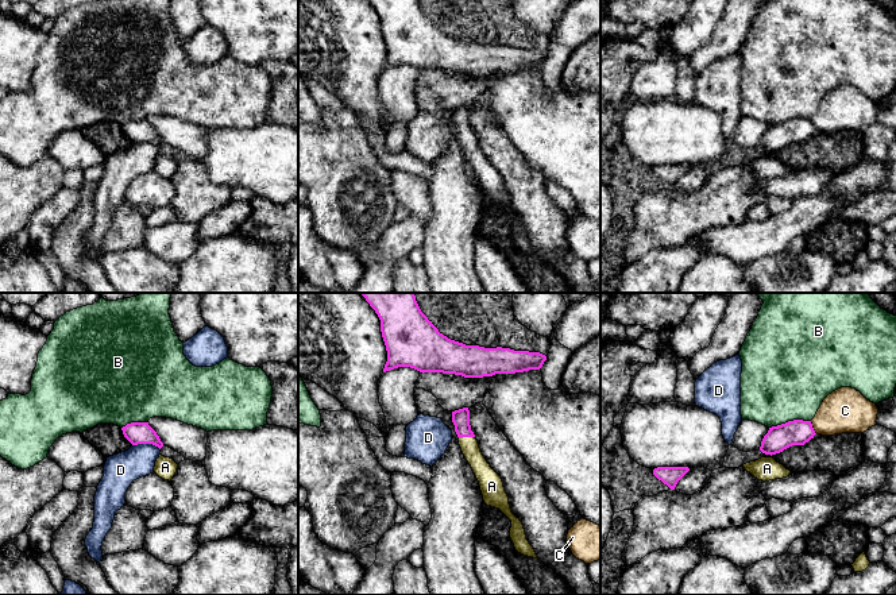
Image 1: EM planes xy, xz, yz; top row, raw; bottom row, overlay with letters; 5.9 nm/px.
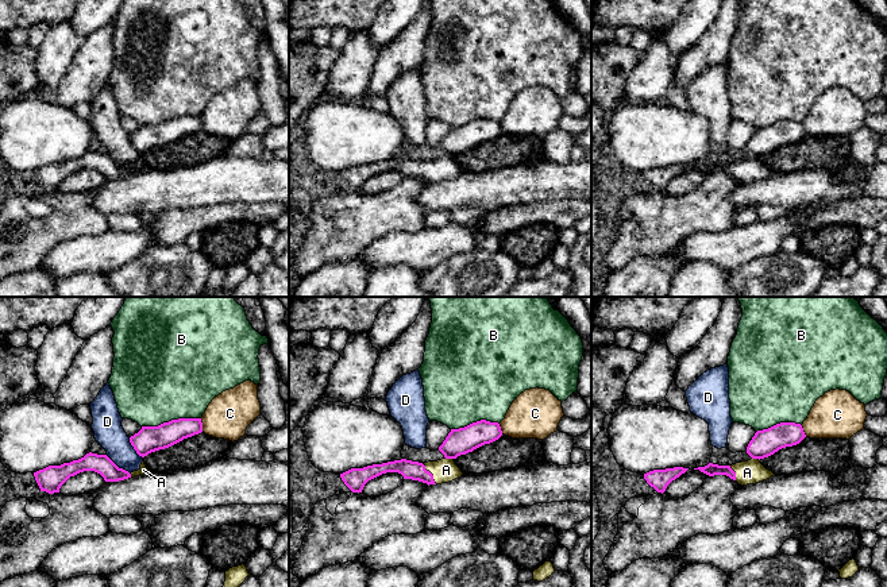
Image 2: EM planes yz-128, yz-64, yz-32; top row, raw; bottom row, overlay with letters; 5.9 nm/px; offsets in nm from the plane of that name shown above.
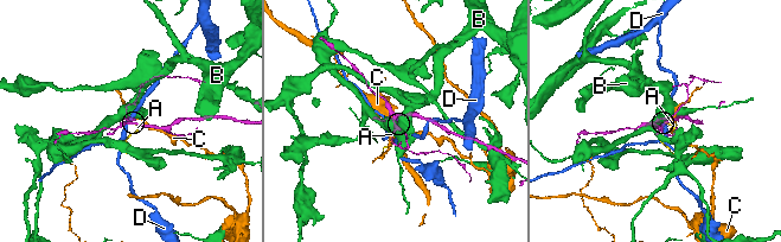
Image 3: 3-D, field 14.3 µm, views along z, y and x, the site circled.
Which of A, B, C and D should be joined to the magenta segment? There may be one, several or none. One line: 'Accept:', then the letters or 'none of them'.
Accept: A

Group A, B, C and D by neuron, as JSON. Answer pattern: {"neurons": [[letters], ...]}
{"neurons": [["A"], ["B"], ["C"], ["D"]]}

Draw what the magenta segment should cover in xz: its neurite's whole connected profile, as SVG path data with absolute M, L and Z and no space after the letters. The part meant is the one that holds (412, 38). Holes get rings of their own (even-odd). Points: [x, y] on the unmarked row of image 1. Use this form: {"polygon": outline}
{"polygon": "M368 0L381 18L387 49L383 70L410 65L420 70L483 76L540 67L547 54L510 46L466 43L439 30L417 0Z"}

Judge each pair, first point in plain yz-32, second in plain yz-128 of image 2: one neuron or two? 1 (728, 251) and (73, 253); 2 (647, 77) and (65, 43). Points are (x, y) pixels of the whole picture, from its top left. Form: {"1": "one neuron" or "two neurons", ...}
{"1": "one neuron", "2": "one neuron"}

